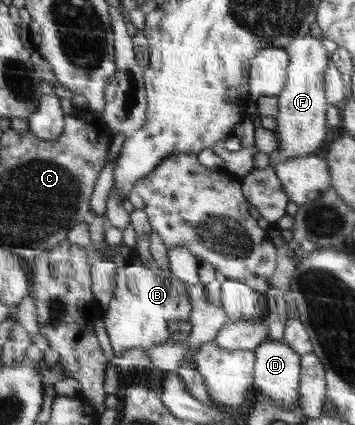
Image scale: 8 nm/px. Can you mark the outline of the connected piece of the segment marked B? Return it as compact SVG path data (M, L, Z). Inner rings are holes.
M140 259L128 260L125 266L116 270L115 289L113 297L102 314L105 329L112 345L114 355L119 357L131 347L156 346L169 336L167 323L169 321L188 321L192 312L192 303L188 296L188 287L182 279L173 274L157 274Z

